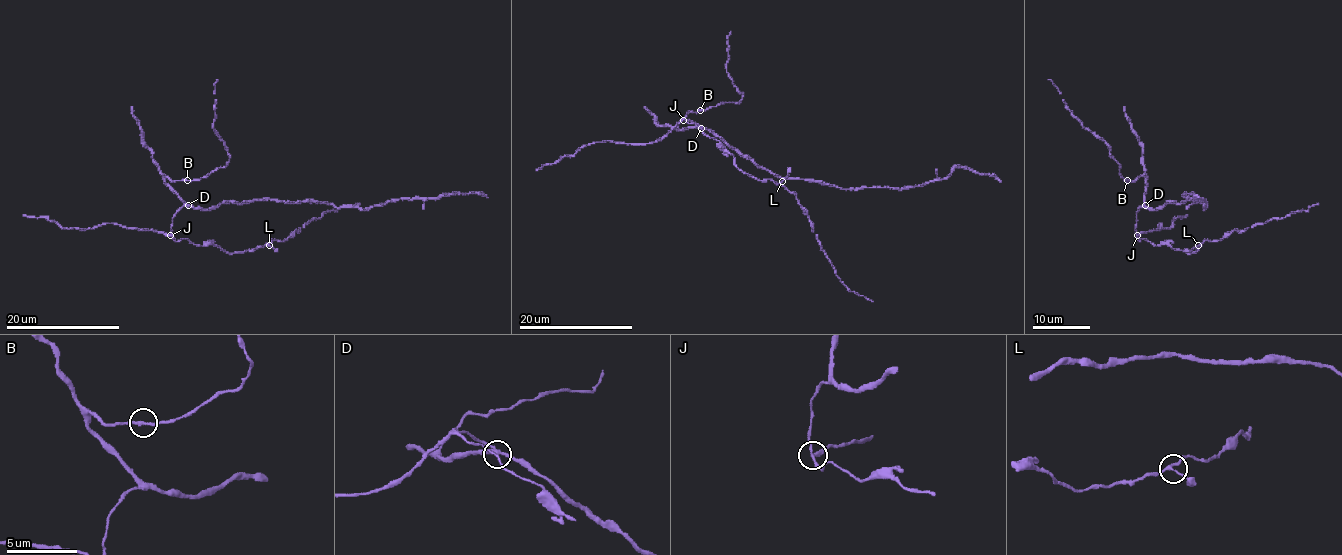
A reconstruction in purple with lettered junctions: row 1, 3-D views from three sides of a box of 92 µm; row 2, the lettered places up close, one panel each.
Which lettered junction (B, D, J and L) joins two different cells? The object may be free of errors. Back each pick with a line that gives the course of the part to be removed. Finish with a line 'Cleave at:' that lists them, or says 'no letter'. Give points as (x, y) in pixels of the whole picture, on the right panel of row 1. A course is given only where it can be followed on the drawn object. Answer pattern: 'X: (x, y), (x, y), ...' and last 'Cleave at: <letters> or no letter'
Cleave at: J

